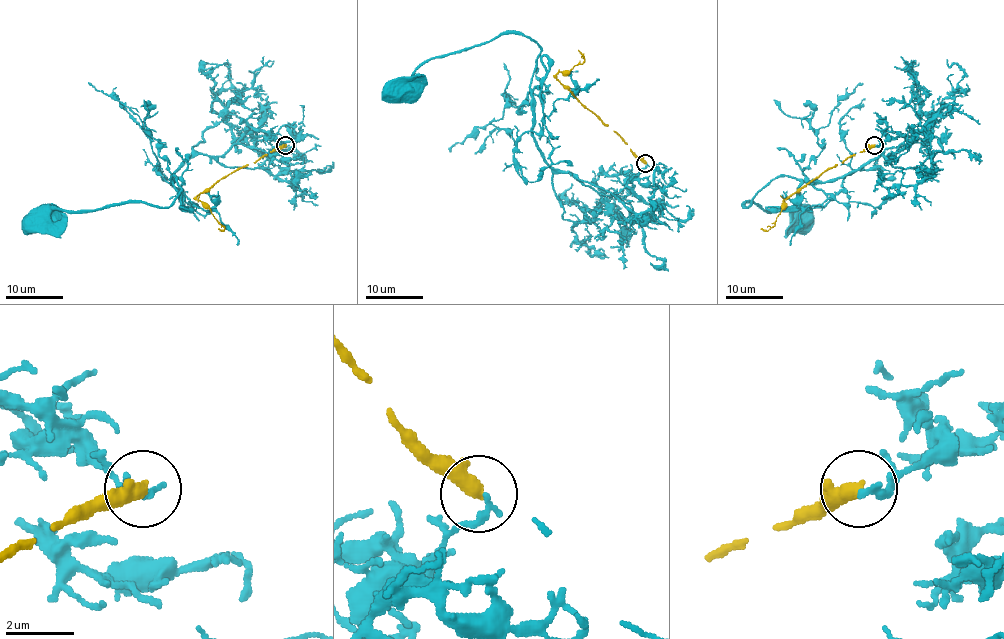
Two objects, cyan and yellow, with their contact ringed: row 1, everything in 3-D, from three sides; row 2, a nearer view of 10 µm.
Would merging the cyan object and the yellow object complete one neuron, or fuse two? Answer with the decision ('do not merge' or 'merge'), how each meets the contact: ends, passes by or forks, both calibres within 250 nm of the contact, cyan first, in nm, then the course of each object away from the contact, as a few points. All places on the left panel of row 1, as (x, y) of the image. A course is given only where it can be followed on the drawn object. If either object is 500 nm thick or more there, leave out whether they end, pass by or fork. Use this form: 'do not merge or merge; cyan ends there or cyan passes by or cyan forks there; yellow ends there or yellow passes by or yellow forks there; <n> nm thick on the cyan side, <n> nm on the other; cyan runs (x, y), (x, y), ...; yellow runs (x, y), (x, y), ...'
do not merge; cyan ends there; yellow ends there; 200 nm thick on the cyan side, 440 nm on the other; cyan runs (286, 146), (266, 134), (221, 156), (188, 157), (172, 173), (181, 190), (168, 206), (50, 209), (31, 222); yellow runs (285, 146), (237, 167), (197, 196), (224, 228), (223, 231), (219, 228)

